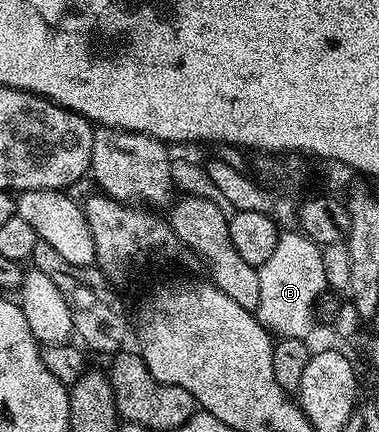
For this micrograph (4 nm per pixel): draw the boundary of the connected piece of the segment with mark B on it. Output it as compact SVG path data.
M282 231L273 254L259 268L261 298L256 308L256 320L264 329L279 338L306 339L313 326L315 300L326 291L323 253L301 232Z

